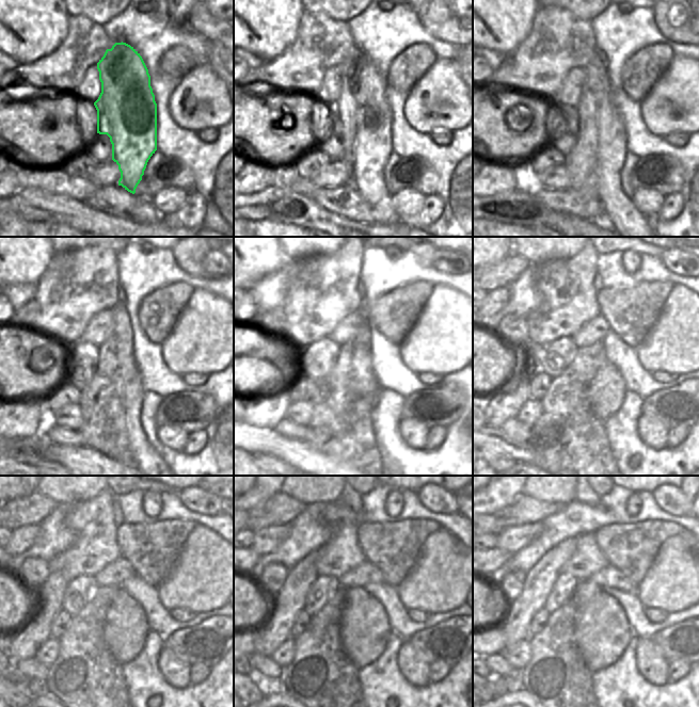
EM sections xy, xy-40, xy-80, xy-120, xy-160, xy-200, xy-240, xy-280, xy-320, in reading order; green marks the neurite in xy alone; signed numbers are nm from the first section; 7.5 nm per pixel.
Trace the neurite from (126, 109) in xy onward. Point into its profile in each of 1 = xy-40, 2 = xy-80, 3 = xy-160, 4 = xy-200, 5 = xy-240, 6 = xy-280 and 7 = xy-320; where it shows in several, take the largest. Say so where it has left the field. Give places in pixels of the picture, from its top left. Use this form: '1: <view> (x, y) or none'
1: xy-40 (365, 113)
2: xy-80 (599, 154)
3: xy-160 (353, 385)
4: xy-200 (589, 358)
5: xy-240 (97, 648)
6: xy-280 (334, 649)
7: xy-320 (572, 652)

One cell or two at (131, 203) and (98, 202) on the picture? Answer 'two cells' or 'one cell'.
one cell

